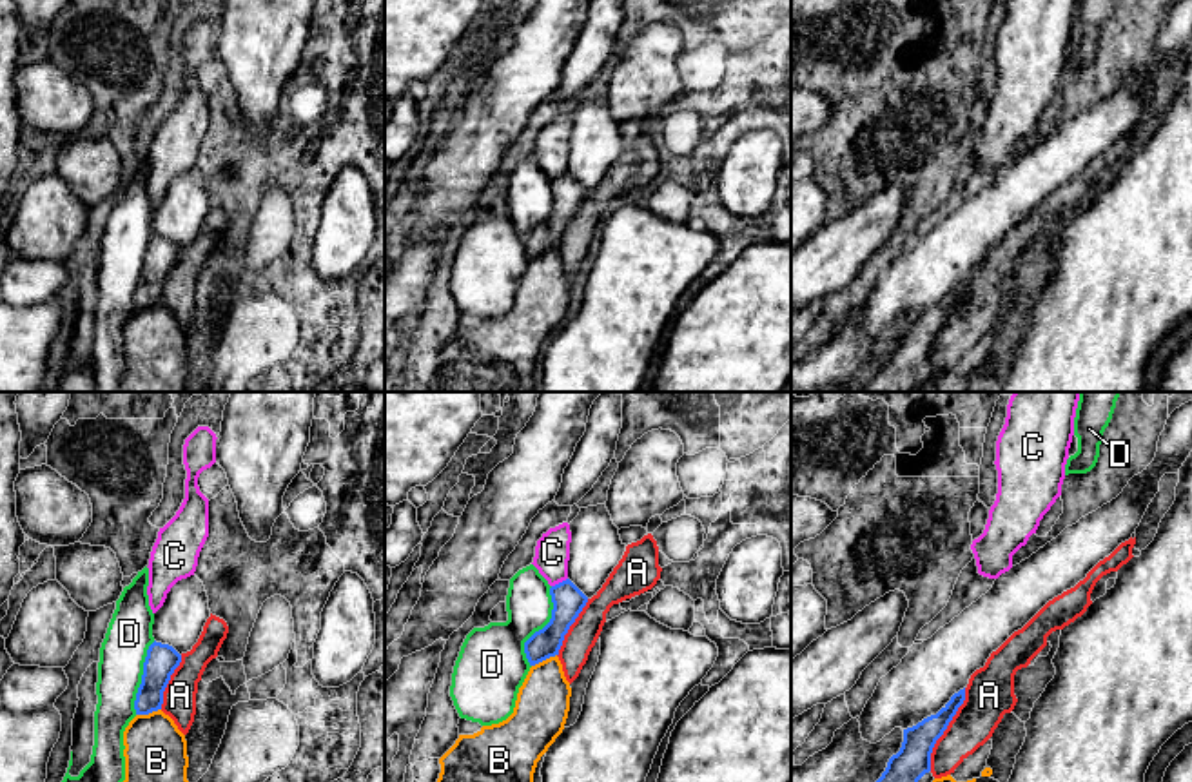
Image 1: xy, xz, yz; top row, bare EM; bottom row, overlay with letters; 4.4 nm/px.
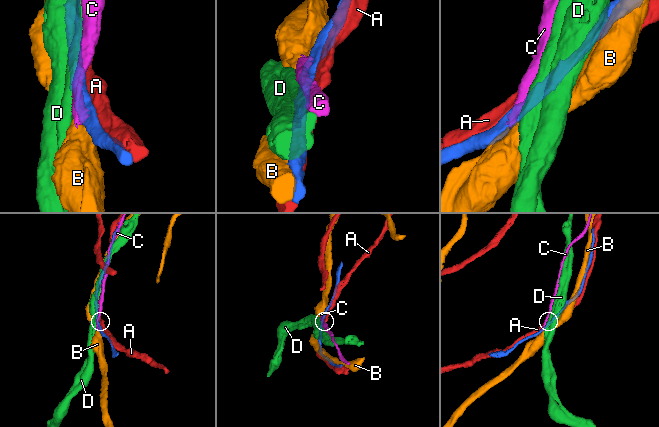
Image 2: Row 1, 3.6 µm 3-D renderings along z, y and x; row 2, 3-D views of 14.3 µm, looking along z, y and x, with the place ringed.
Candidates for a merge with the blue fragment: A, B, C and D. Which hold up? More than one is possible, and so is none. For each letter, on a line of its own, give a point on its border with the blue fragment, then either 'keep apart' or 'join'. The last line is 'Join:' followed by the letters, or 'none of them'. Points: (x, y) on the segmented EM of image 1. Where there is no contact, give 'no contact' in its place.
A: contact yz (946, 728); join
B: contact xy (147, 713); keep apart
C: contact xz (559, 583); keep apart
D: contact xz (543, 628); keep apart
Join: A

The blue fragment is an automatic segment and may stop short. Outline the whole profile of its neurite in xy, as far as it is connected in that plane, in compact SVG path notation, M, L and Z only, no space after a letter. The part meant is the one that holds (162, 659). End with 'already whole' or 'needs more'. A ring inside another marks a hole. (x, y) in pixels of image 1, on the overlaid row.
M210 613L198 642L187 653L152 642L143 662L142 684L136 693L136 715L161 709L187 735L196 715L198 682L207 664L218 657L229 626Z | needs more

